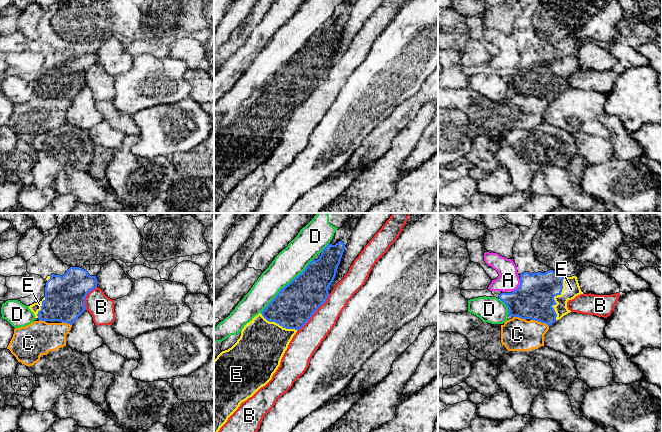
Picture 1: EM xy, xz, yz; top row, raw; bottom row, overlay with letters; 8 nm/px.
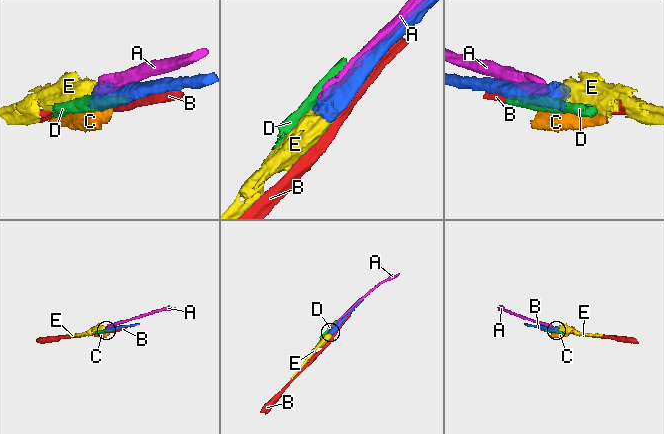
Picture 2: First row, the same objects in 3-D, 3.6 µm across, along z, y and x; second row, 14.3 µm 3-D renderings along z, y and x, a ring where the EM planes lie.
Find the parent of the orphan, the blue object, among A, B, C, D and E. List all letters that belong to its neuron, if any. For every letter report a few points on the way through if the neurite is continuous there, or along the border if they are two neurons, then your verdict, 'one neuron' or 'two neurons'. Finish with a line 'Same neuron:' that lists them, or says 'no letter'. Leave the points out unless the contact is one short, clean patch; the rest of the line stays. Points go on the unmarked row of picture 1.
A: border yz (520, 54), (520, 60), (513, 67); two neurons
B: two neurons
C: border yz (531, 95), (544, 98), (548, 102); two neurons
D: two neurons
E: one neuron
Same neuron: E

